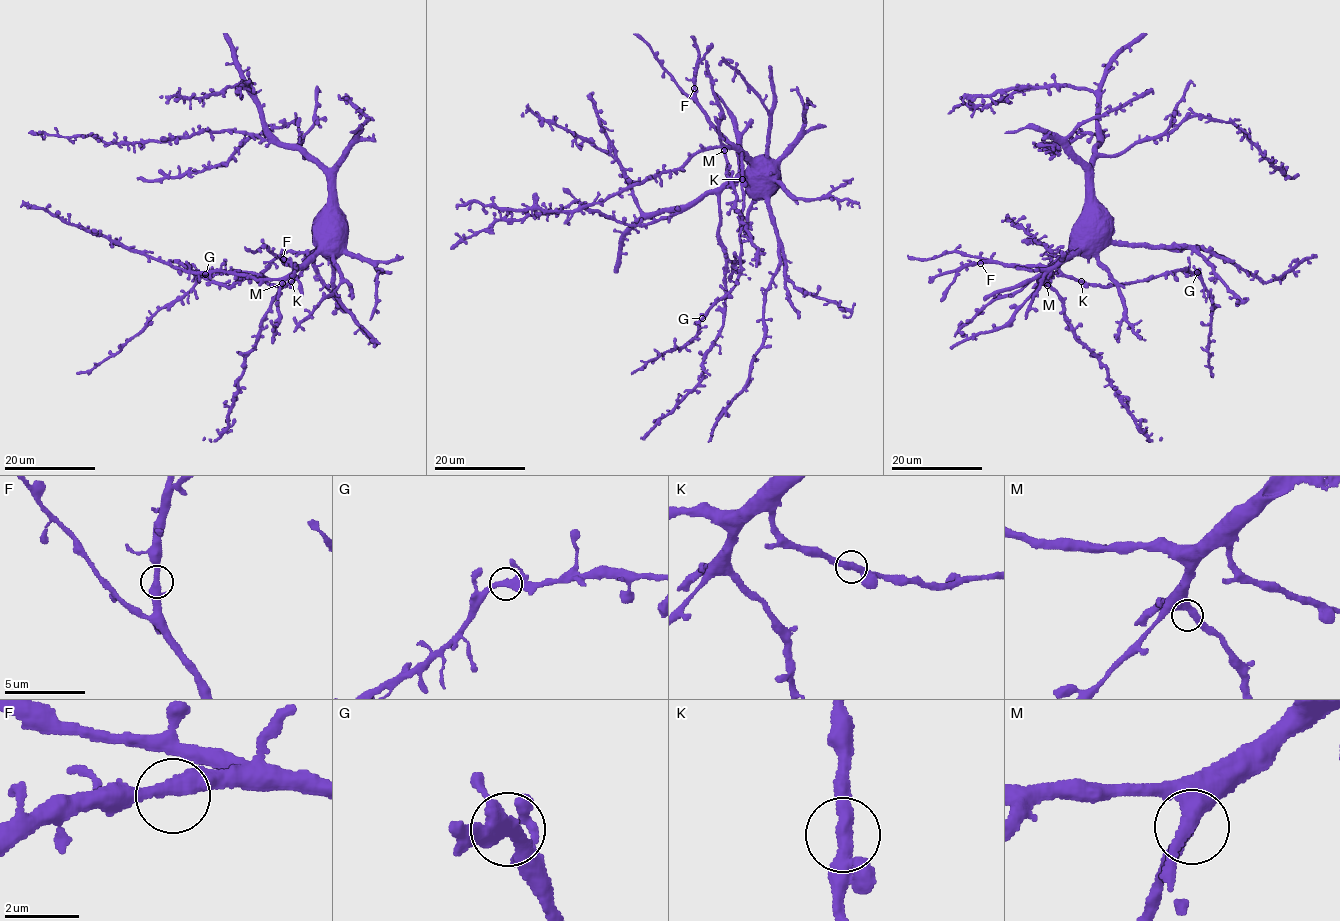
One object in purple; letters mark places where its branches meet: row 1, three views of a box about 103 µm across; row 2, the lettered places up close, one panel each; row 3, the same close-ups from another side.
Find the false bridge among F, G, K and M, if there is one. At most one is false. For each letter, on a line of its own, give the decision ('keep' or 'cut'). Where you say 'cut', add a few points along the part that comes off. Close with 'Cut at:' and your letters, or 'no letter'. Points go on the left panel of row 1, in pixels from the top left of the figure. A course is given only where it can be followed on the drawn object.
F: keep
G: keep
K: keep
M: keep
Cut at: no letter

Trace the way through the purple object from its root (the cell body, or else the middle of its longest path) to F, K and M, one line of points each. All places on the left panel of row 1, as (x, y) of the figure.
F: (321, 229), (319, 246), (303, 264), (285, 264), (283, 259)
K: (321, 229), (318, 248), (291, 281)
M: (321, 229), (321, 242), (314, 255), (282, 283)

